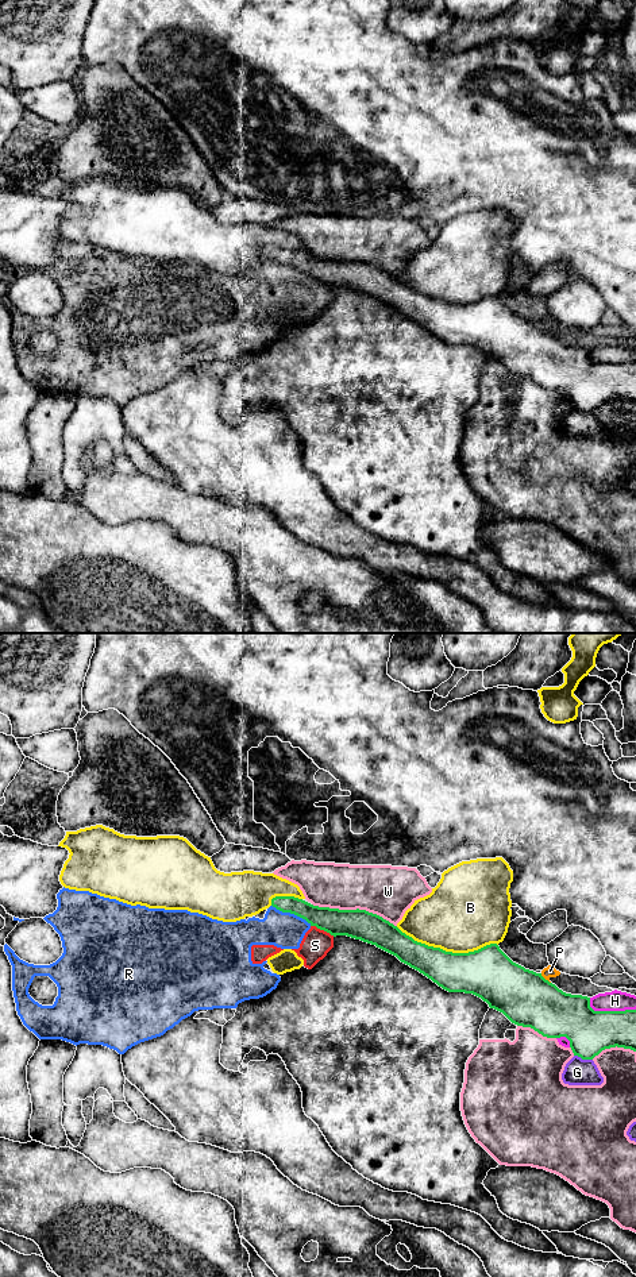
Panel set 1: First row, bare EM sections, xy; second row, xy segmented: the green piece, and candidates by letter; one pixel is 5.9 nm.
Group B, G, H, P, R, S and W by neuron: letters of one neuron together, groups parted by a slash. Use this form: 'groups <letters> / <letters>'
groups B / G / H / P R S / W

